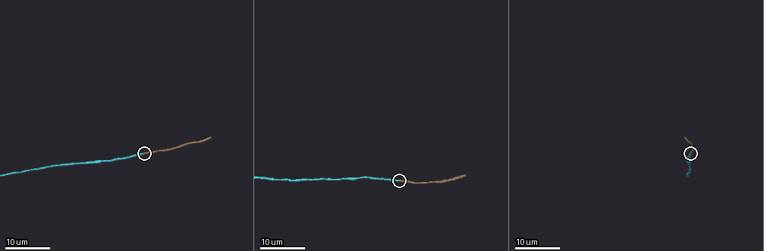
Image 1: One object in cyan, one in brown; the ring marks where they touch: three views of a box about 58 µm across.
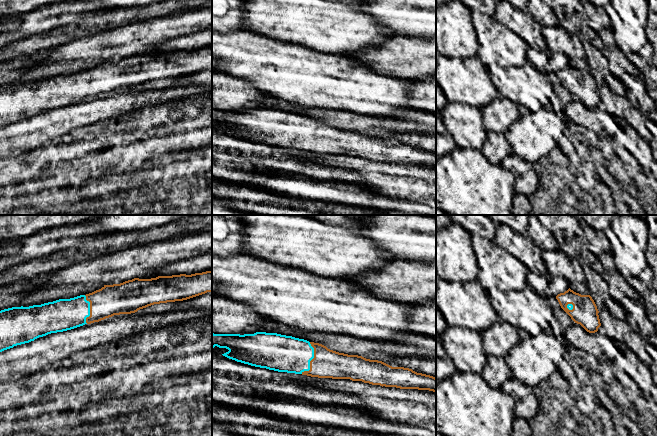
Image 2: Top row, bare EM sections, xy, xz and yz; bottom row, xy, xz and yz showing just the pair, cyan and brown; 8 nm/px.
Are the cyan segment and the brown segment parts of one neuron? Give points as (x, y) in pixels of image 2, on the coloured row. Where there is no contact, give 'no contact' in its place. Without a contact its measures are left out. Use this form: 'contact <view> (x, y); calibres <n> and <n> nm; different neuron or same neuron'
contact xz (311, 359); calibres 300 and 220 nm; same neuron

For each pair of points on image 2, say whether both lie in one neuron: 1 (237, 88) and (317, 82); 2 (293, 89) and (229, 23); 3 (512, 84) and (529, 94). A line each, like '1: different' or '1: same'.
1: different
2: different
3: same

